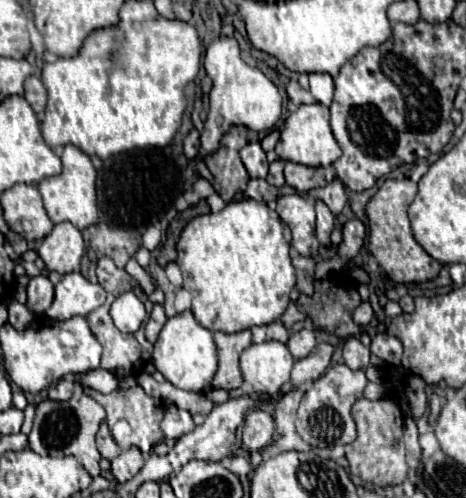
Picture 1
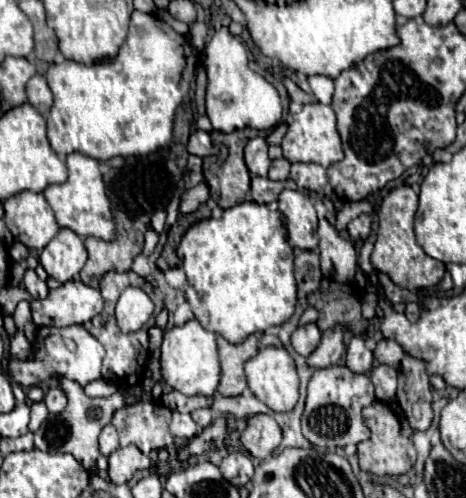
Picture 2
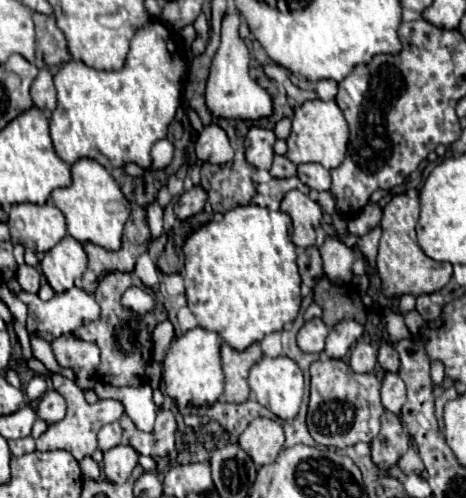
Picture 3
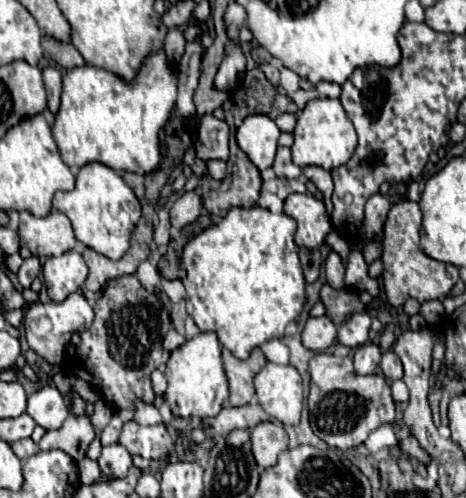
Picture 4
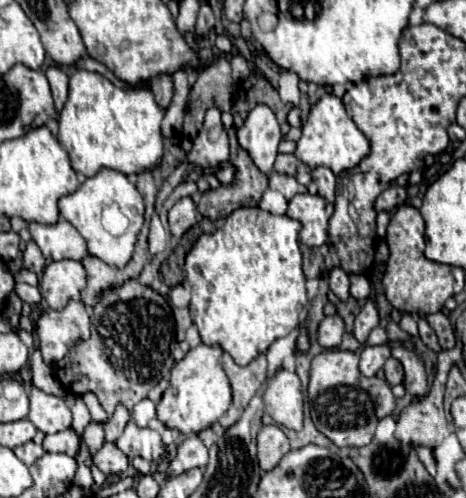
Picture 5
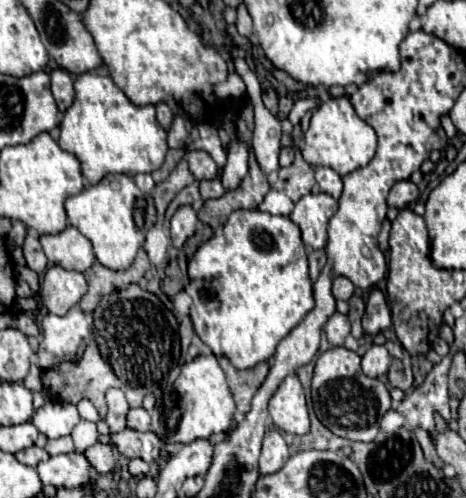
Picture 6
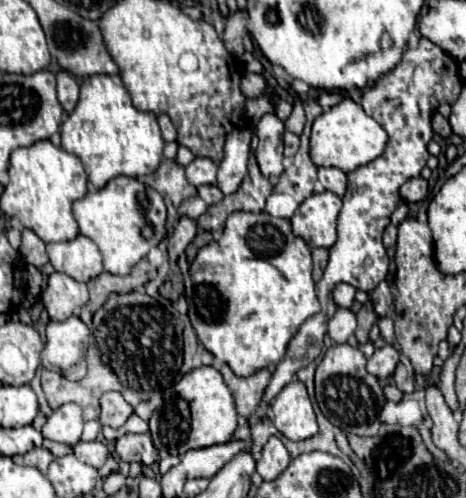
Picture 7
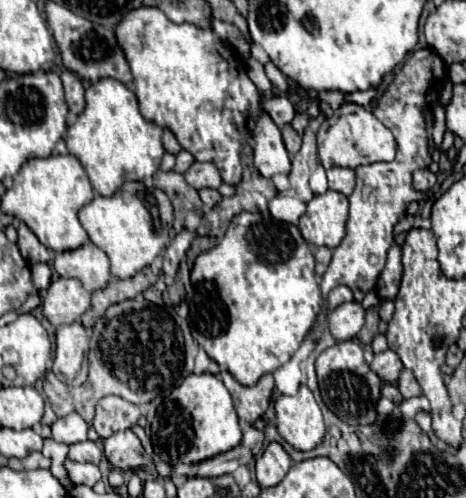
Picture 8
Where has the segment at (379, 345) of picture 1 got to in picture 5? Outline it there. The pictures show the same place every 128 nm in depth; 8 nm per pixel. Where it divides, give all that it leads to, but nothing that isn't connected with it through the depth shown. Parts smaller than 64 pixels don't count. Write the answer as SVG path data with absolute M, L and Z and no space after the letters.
M392 356L384 364L384 374L386 374L386 380L388 380L390 386L402 384L402 380L404 380L404 368L402 368L402 364L396 358L392 358Z

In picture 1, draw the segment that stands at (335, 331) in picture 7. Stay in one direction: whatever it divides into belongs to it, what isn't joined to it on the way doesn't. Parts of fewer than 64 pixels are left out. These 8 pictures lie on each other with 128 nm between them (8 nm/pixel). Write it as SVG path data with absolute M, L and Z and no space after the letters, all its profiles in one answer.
M304 328L304 330L296 332L296 334L292 334L290 340L288 340L288 350L292 352L292 356L296 360L308 356L314 346L316 346L316 336L314 336L312 328Z

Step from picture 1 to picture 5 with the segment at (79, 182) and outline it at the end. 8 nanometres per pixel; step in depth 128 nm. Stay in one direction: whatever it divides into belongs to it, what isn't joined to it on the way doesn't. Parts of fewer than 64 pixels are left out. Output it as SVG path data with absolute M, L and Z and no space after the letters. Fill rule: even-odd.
M102 168L98 174L86 178L76 192L62 196L58 200L58 210L60 210L60 216L66 218L86 240L88 252L92 256L104 260L106 264L110 264L114 268L122 268L132 258L136 236L144 224L144 200L140 196L140 192L136 190L136 186L130 184L122 172ZM112 204L116 204L118 210L126 216L126 226L122 230L108 232L102 224L102 214L104 214L104 208L108 208Z

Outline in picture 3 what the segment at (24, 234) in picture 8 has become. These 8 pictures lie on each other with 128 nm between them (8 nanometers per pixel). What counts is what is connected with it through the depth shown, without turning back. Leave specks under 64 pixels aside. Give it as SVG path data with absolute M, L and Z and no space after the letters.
M20 266L16 272L16 280L20 282L22 290L26 292L38 292L40 290L40 272L32 266Z

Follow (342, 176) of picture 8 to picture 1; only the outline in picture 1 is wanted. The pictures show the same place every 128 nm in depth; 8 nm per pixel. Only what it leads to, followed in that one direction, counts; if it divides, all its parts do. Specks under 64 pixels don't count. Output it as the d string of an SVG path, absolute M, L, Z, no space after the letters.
M286 162L284 164L284 176L286 176L286 184L292 186L300 194L304 194L312 188L326 186L324 168L310 168L310 166Z

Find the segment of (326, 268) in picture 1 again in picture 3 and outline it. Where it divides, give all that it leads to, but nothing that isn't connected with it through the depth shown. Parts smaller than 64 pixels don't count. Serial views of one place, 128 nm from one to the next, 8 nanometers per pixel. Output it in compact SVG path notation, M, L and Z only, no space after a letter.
M366 204L364 210L360 210L350 222L348 222L348 232L352 234L358 234L358 236L364 236L368 234L372 228L376 228L380 224L380 218L382 218L382 210L378 204Z

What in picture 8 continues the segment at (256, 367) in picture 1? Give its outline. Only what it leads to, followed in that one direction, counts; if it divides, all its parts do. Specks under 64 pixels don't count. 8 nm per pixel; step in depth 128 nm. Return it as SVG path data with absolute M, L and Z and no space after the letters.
M302 384L294 396L278 396L274 408L280 436L296 450L312 450L322 442L324 420L308 386Z

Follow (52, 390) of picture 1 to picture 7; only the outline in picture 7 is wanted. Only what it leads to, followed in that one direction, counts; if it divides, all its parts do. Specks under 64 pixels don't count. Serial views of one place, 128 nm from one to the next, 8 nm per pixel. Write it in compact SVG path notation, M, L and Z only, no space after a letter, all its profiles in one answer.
M62 404L48 416L46 424L42 426L42 436L54 442L74 446L80 440L82 426L82 408L78 404Z

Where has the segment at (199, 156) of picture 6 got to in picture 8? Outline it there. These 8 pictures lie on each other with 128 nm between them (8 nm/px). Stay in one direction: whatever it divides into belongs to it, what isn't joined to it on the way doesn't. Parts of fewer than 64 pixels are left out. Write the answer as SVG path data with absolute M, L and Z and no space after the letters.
M194 162L186 172L184 172L186 182L200 190L200 188L218 188L222 184L220 172L216 170L214 164L210 162Z

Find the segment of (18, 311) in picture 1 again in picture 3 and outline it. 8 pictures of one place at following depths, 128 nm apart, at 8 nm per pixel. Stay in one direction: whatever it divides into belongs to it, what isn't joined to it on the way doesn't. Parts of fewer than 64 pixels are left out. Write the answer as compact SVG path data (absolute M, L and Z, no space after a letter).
M32 356L30 360L20 358L18 362L24 364L24 366L28 366L34 374L40 374L40 376L50 378L54 390L58 390L58 392L64 396L66 404L68 404L66 416L64 416L60 422L48 426L48 430L36 440L36 448L42 450L42 452L44 452L44 450L68 450L78 462L80 462L84 456L92 456L94 450L98 448L98 446L96 446L96 434L98 434L98 430L100 430L102 426L106 426L106 424L110 424L110 422L114 422L114 420L118 420L118 418L122 416L122 404L120 404L118 400L110 400L110 398L108 398L108 400L98 400L96 404L88 404L88 402L84 400L84 392L76 386L74 380L70 380L70 378L66 378L66 376L62 376L62 374L50 372L50 370L48 370L40 360L36 360L34 356Z

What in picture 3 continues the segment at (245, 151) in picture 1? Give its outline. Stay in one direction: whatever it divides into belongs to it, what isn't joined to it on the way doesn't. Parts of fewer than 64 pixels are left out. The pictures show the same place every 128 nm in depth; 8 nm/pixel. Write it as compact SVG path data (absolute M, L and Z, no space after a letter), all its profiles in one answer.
M250 128L250 132L246 134L246 160L254 166L254 168L264 168L268 170L272 166L272 146L276 142L276 136L272 130L264 130L264 128Z

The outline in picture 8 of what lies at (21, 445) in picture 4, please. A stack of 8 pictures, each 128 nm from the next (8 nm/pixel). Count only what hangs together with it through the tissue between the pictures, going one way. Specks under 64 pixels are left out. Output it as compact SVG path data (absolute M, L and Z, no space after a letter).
M30 452L24 460L22 460L24 468L30 470L30 468L50 468L50 458L44 458L42 452Z

